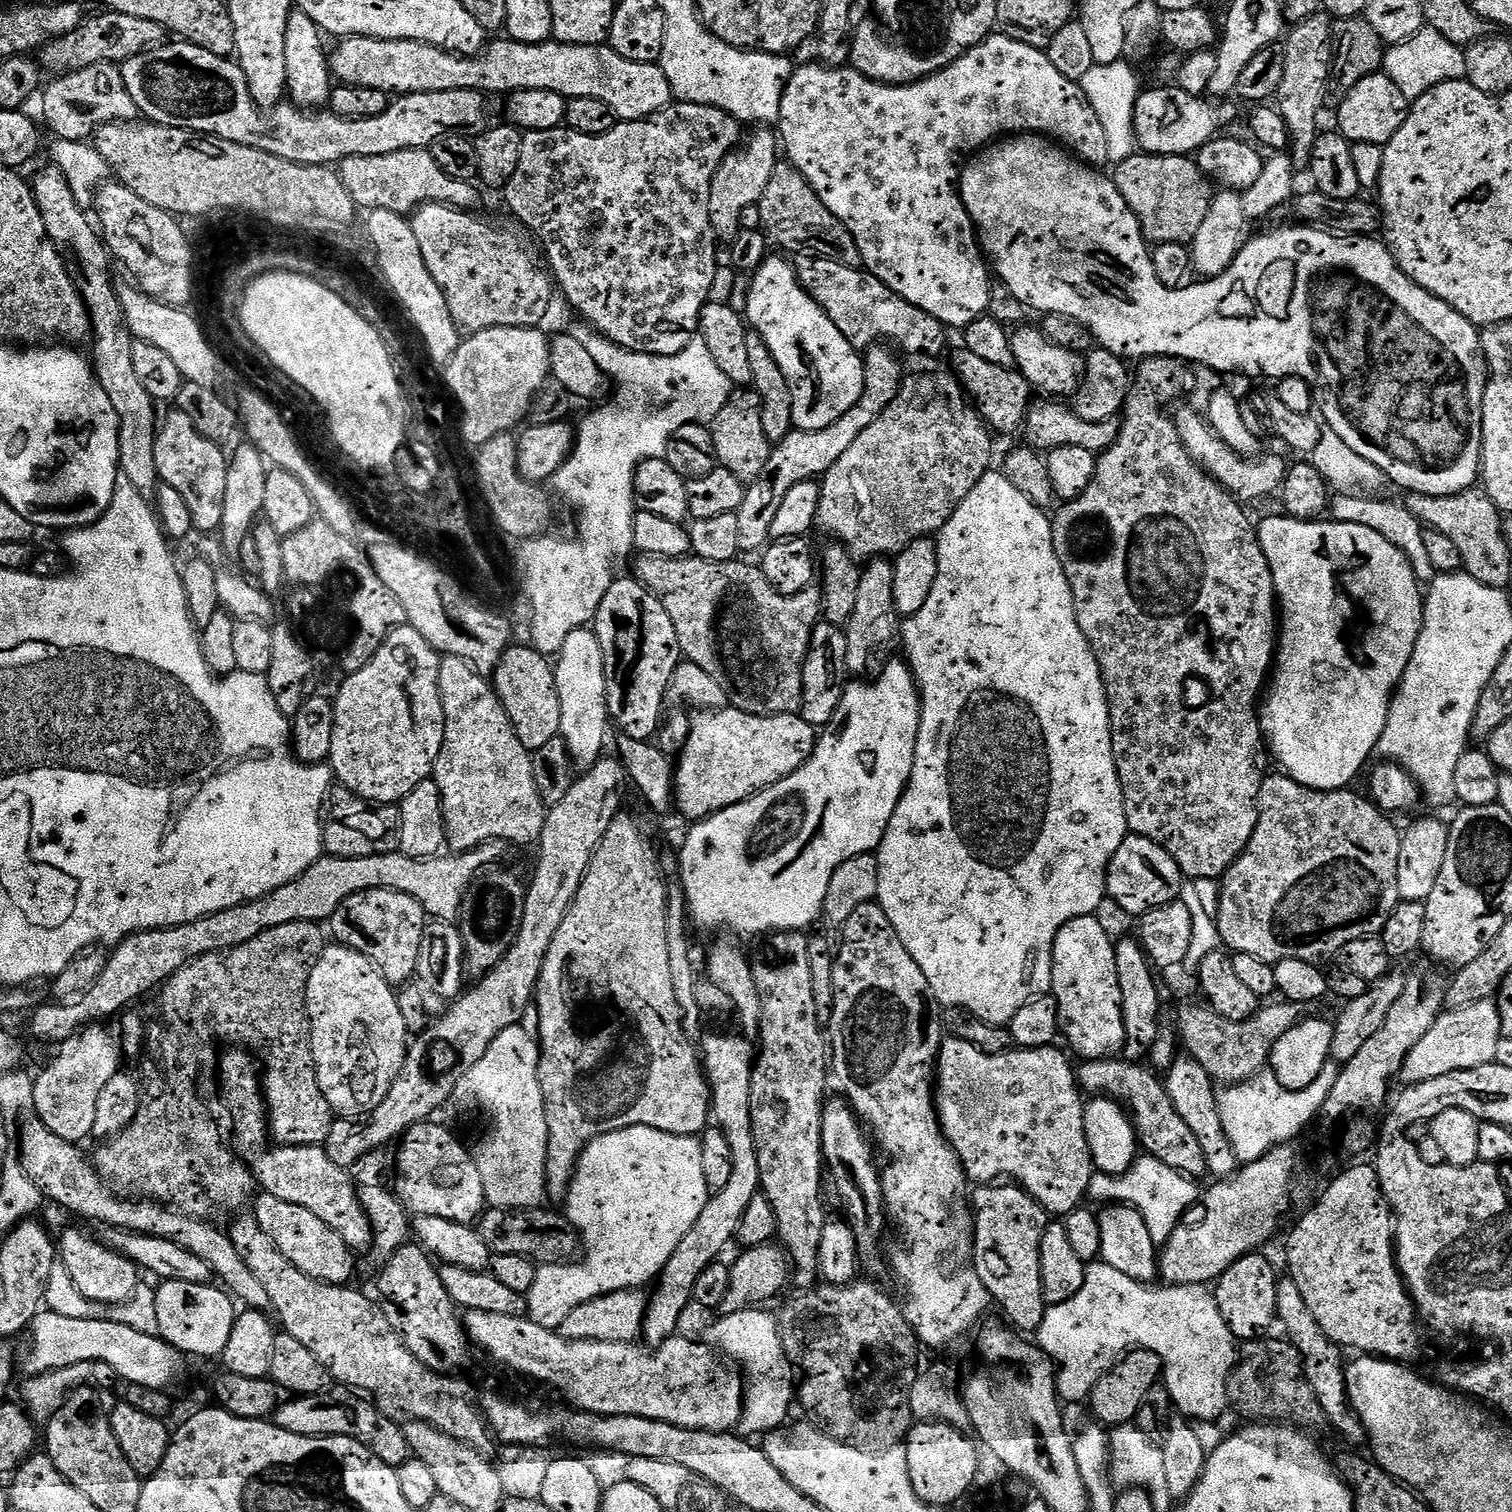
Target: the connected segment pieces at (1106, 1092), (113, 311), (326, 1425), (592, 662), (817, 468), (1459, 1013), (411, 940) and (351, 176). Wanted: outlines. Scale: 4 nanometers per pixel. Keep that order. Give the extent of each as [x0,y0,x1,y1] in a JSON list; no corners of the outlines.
[[1074,1058,1209,1178],[30,164,160,501],[274,1386,440,1510],[555,627,610,769],[735,346,905,553],[1398,999,1502,1085],[330,888,426,981],[338,148,469,214]]

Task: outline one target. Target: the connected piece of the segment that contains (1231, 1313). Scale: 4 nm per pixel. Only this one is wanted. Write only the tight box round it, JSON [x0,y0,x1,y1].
[1215,1254,1278,1341]

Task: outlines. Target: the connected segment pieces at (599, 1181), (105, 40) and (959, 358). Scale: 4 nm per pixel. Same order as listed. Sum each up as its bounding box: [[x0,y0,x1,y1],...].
[[526,1126,710,1329],[39,10,166,77],[951,346,1032,434]]

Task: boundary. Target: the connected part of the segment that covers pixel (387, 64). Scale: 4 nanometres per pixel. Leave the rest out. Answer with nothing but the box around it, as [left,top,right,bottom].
[326,36,673,121]

